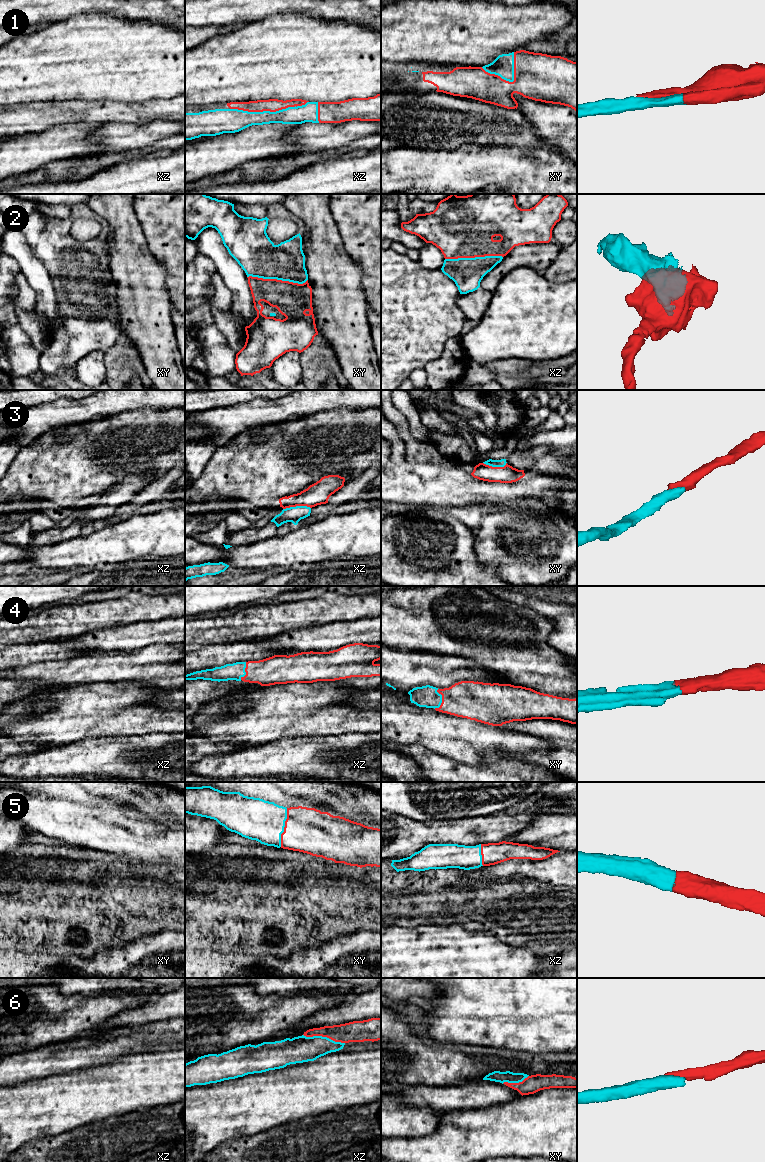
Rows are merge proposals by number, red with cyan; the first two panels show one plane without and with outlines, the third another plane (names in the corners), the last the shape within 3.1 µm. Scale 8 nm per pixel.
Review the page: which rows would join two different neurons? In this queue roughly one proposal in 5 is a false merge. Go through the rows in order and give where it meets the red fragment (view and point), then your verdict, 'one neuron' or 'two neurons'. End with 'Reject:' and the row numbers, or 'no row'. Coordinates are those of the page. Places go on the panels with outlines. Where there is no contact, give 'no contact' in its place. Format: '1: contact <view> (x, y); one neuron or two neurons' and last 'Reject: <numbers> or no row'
1: contact xz (269, 110); one neuron
2: contact xy (276, 279); one neuron
3: contact xz (296, 505); one neuron
4: contact xy (442, 700); one neuron
5: contact xy (284, 827); one neuron
6: contact xz (324, 1036); one neuron
Reject: no row

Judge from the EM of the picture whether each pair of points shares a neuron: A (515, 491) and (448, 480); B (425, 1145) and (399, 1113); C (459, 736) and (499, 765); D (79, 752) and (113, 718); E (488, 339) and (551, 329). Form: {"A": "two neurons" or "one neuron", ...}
{"A": "one neuron", "B": "two neurons", "C": "two neurons", "D": "two neurons", "E": "one neuron"}

